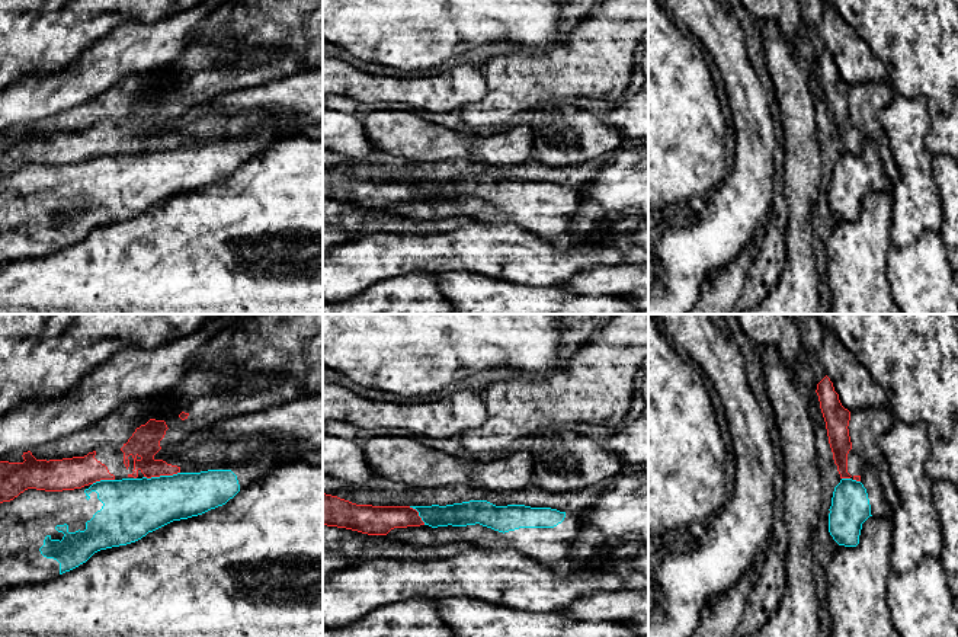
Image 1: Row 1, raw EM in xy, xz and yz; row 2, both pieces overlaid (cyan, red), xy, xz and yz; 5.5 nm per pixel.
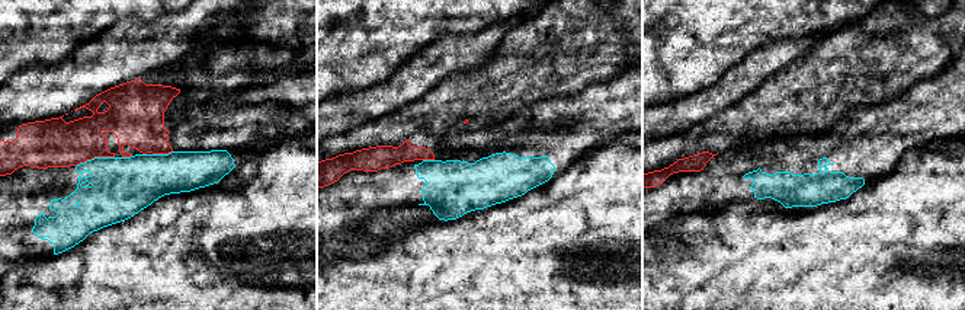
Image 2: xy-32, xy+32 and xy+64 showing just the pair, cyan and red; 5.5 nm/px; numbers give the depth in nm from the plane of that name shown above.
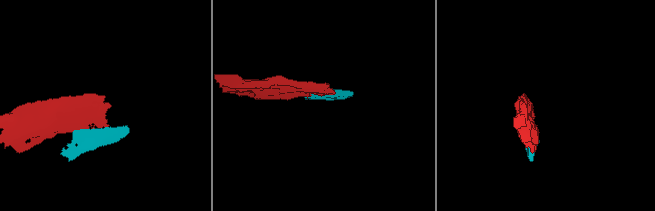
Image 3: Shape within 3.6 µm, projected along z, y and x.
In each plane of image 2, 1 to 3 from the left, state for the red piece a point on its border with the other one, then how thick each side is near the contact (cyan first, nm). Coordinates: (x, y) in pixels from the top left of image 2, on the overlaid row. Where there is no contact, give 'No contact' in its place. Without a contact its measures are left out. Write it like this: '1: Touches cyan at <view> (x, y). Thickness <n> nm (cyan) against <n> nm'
1: Touches cyan at xy-32 (95, 157). Thickness 340 nm (cyan) against 280 nm
2: Touches cyan at xy+32 (429, 160). Thickness 300 nm (cyan) against 130 nm
3: No contact

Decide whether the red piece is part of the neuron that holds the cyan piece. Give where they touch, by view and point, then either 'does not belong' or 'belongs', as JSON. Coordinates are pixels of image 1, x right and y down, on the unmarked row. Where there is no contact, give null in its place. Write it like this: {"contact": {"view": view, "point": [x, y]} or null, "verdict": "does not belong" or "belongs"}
{"contact": {"view": "xy", "point": [162, 150]}, "verdict": "does not belong"}

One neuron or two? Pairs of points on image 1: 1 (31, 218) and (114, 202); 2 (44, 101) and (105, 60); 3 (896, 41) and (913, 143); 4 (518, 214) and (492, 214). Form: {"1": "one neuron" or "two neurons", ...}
{"1": "one neuron", "2": "one neuron", "3": "two neurons", "4": "one neuron"}

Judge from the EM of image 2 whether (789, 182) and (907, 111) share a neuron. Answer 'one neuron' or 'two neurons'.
one neuron

